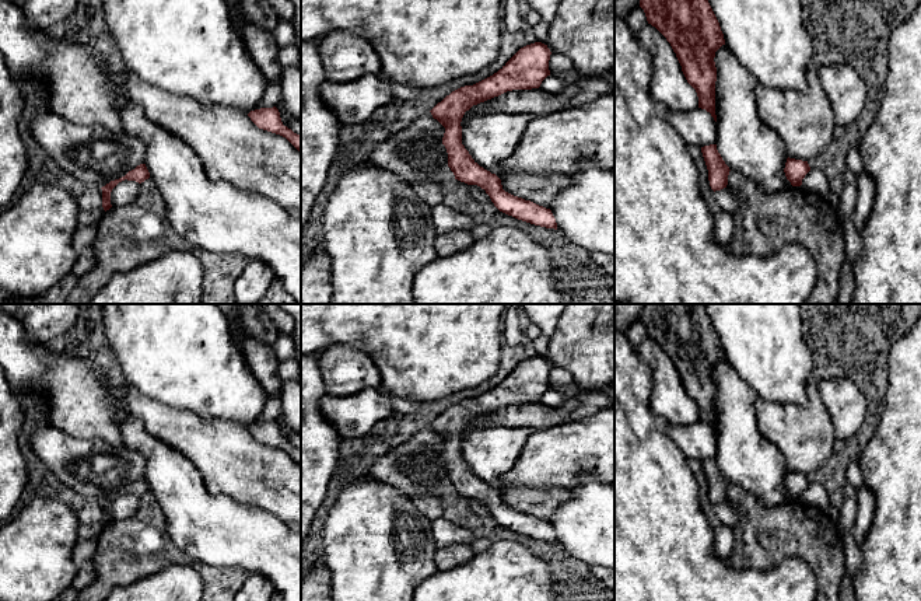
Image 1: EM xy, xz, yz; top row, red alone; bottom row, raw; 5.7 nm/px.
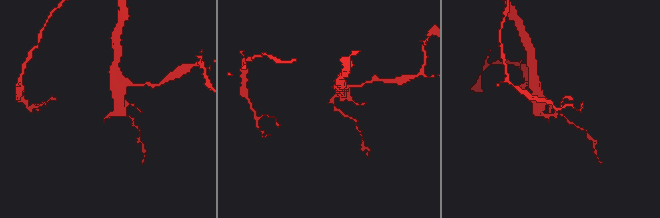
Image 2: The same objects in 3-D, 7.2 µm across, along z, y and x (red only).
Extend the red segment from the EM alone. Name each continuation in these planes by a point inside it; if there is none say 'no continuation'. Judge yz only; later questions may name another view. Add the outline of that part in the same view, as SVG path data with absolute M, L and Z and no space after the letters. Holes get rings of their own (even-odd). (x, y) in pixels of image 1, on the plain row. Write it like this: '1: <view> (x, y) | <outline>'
no continuation

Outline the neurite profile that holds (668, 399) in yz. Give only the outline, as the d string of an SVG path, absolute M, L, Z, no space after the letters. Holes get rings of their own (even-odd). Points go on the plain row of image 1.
M651 338L642 340L638 353L652 374L651 409L670 424L690 426L698 422L696 403L687 396L682 380L666 352Z

